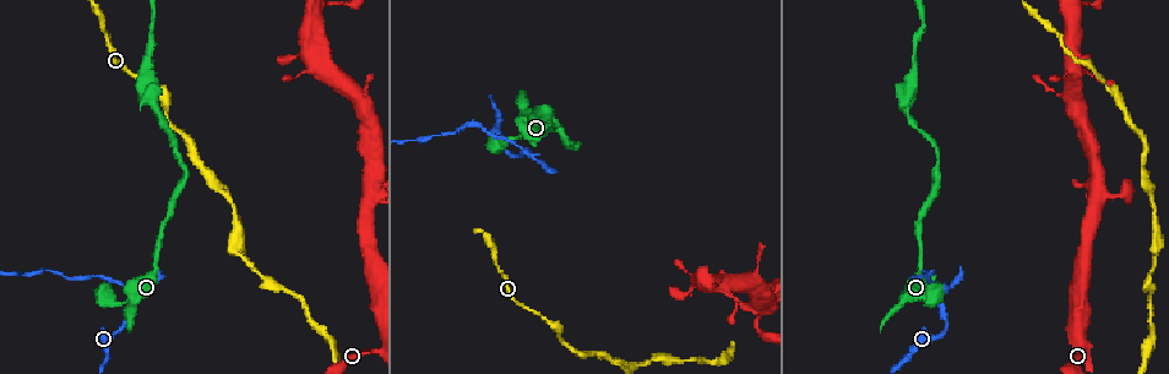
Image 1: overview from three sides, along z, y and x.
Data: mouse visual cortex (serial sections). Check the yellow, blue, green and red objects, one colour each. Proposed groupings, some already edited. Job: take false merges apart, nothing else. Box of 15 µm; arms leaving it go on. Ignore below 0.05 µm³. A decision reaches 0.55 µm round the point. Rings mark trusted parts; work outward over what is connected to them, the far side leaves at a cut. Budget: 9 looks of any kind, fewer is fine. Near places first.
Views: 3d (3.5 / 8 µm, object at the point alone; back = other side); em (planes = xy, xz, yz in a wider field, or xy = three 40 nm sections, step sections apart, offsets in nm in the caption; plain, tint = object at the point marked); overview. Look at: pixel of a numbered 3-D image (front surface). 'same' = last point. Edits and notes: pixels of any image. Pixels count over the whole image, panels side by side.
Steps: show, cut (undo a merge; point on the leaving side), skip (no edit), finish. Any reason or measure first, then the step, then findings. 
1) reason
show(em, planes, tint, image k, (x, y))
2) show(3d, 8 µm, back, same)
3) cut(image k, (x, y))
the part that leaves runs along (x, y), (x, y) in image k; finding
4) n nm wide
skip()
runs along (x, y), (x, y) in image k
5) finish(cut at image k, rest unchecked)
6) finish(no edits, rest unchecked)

a narrow waist
show(3d, 3.5 µm, image 1, (1119, 197))

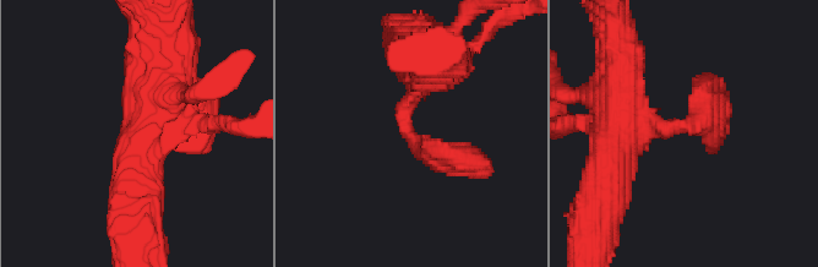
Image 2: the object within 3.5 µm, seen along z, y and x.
now the EM
show(em, xy, step 1, tint, image 2, (407, 137))

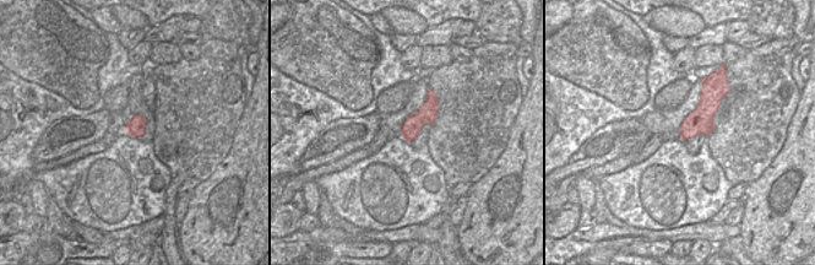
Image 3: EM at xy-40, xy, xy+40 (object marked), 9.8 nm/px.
arms of 300, 350, 400 nm
skip()
continuous, no second cell

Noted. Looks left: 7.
sharp bend
show(3d, 8 µm, image 1, (1075, 55))

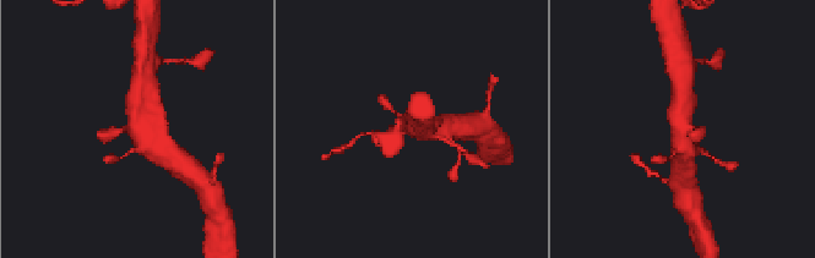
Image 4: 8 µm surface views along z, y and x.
closer look
show(3d, 3.5 µm, image 4, (684, 128))

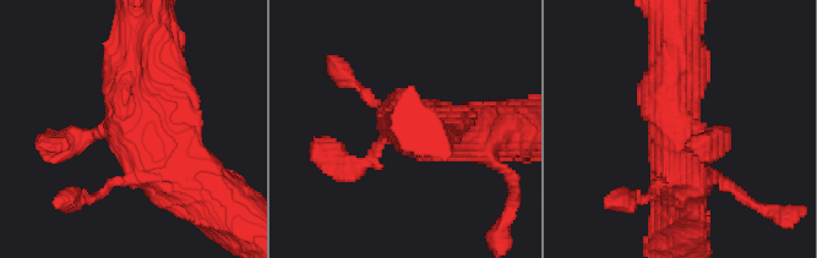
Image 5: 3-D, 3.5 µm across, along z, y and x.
show(em, xy, step 1, tint, image 5, (117, 122))

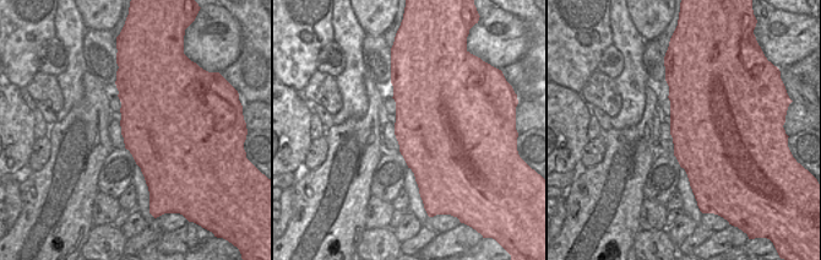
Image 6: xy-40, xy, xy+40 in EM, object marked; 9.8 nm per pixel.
750 nm wide
skip()
runs along (195, 177), (146, 128), (139, 31) in image 5; all the same cell

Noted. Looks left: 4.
abrupt turn
show(3d, 3.5 µm, back, image 1, (1155, 252))

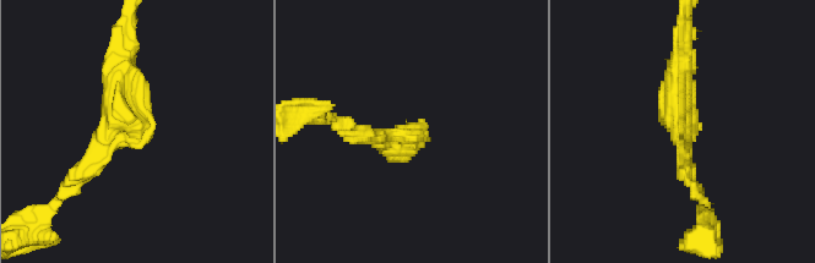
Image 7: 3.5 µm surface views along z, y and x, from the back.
arms of 200, 300 nm
show(em, xy, step 1, tint, image 7, (134, 129))

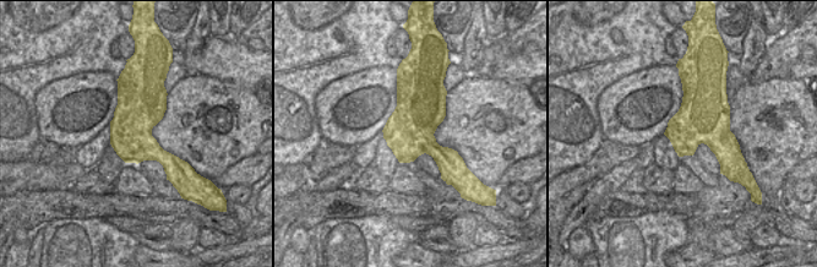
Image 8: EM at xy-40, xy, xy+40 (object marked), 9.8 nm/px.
skip()
runs along (125, 55), (132, 130), (72, 182) in image 7; all the same cell

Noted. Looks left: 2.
abrupt turn
show(3d, 3.5 µm, image 1, (533, 154))

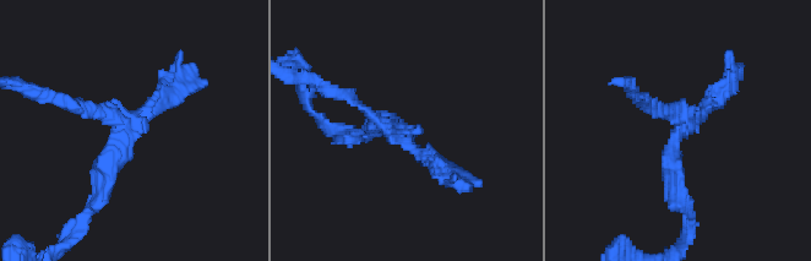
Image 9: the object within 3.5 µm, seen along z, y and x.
shape alone is not enough
show(em, xy, step 1, tint, image 9, (124, 131))

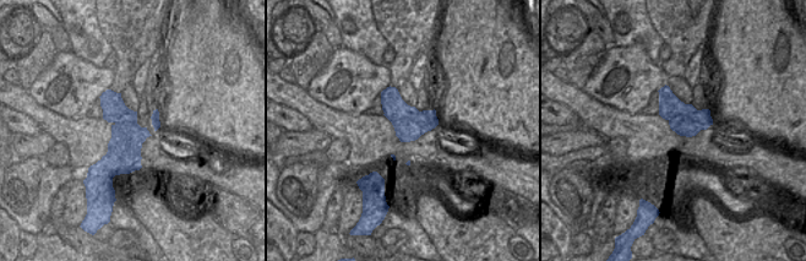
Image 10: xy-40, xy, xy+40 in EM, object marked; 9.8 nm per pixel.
cut(image 9, (82, 107))
border along (420, 112), (392, 124) in image 10; a second cell is stuck on

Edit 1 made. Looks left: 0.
finish(cut at image 9, rest unchecked)

